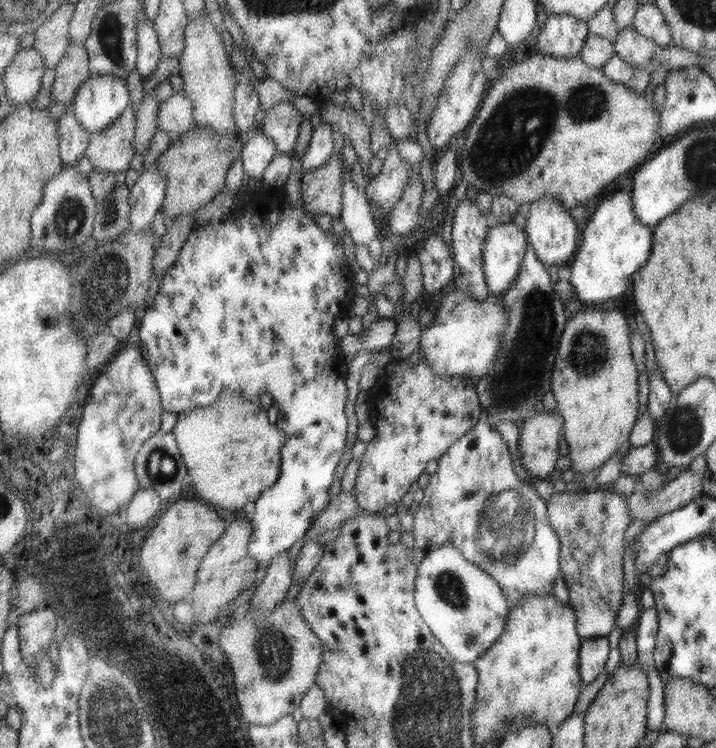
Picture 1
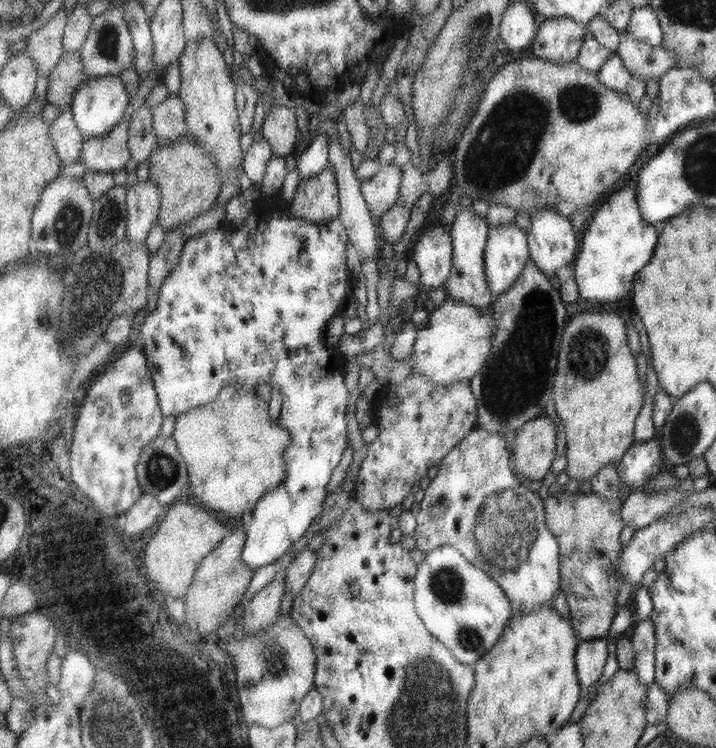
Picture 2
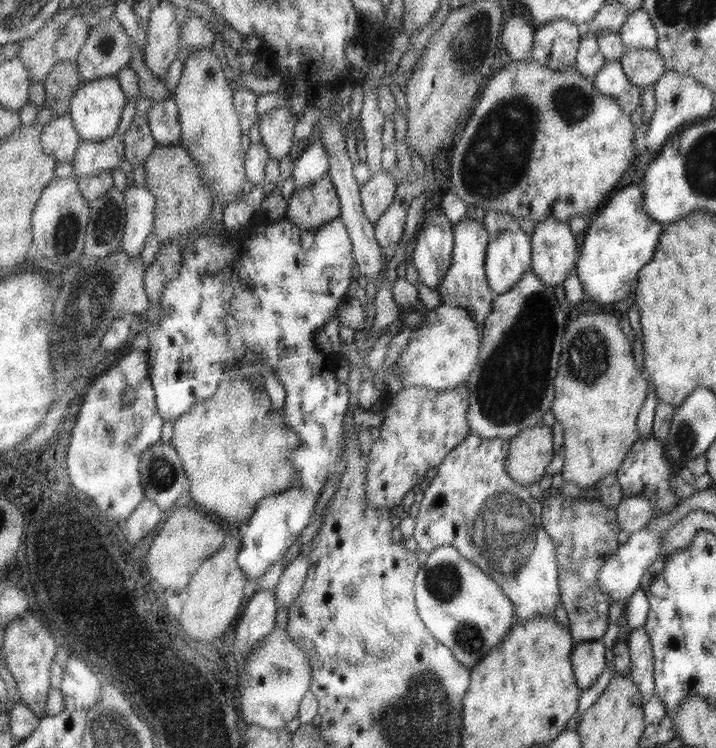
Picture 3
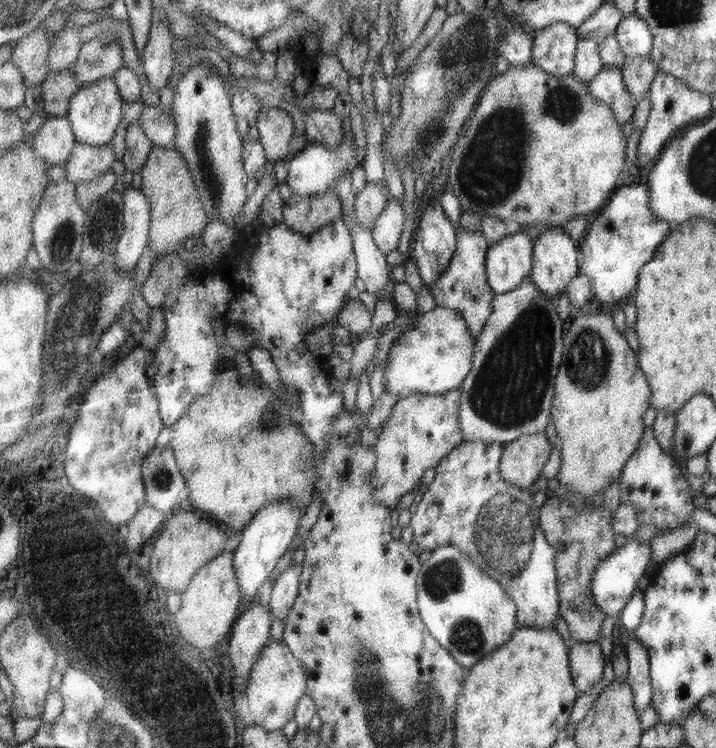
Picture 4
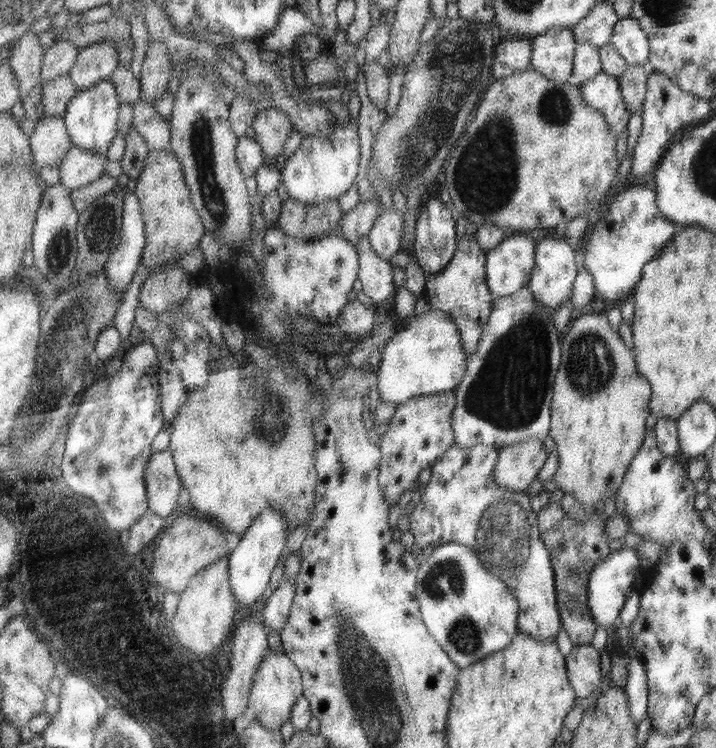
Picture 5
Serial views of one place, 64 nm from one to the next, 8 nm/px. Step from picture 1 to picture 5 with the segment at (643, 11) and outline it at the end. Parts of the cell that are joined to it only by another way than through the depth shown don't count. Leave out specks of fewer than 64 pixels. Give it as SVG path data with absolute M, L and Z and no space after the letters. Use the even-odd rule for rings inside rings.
M630 16L619 19L614 28L612 42L629 67L649 63L650 38L638 20Z

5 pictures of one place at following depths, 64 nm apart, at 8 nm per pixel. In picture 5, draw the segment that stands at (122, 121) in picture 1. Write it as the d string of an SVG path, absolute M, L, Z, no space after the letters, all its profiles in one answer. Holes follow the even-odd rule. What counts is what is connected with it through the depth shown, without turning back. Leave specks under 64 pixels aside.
M74 146L59 166L59 182L71 191L90 185L105 175L107 161L103 152L95 154L90 150Z

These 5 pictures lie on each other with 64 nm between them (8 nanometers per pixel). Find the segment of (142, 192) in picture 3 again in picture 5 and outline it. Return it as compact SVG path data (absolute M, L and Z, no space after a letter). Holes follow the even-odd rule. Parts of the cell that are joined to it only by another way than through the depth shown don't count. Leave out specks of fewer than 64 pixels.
M125 192L122 239L106 263L107 279L113 291L123 293L133 282L133 276L141 264L147 246L146 226L142 204L135 192Z

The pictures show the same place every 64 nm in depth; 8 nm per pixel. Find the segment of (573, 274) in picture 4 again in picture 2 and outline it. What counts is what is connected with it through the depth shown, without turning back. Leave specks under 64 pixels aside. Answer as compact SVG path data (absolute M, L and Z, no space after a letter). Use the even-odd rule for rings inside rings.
M549 207L538 210L531 217L528 238L531 259L549 279L576 260L580 250L577 229L571 217Z

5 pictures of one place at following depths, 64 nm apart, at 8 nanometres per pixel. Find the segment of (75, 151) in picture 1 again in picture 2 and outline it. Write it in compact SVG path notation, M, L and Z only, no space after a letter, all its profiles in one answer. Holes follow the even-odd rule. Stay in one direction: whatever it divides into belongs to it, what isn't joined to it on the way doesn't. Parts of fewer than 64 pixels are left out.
M69 108L60 113L52 122L50 137L54 142L54 150L62 158L68 169L76 168L81 160L81 153L87 140L74 119L73 111Z

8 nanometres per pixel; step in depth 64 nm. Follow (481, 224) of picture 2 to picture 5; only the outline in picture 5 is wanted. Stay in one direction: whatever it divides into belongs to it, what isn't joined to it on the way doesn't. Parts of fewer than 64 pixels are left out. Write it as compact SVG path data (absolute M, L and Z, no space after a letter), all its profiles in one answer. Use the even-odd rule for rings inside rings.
M475 235L471 239L459 239L455 257L452 258L449 266L426 278L426 293L431 310L441 310L451 319L455 320L458 329L462 333L462 343L466 347L466 354L469 357L478 349L482 340L482 334L494 312L495 296L487 285L486 278L487 252L479 246L479 240Z

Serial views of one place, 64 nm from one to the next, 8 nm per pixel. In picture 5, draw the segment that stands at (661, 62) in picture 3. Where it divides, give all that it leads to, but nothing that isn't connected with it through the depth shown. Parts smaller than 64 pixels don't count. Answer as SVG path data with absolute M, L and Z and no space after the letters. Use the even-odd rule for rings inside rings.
M646 63L643 66L628 67L619 79L623 98L626 99L627 108L631 112L642 110L648 89L647 79L651 72L649 63Z

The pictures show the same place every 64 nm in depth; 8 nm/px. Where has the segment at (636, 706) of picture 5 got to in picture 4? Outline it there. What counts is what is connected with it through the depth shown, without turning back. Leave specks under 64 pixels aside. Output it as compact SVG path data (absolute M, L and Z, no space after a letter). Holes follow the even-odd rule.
M630 635L630 640L625 644L629 661L628 682L634 690L635 702L637 702L638 713L652 705L653 685L651 682L651 663L649 651L642 642Z

